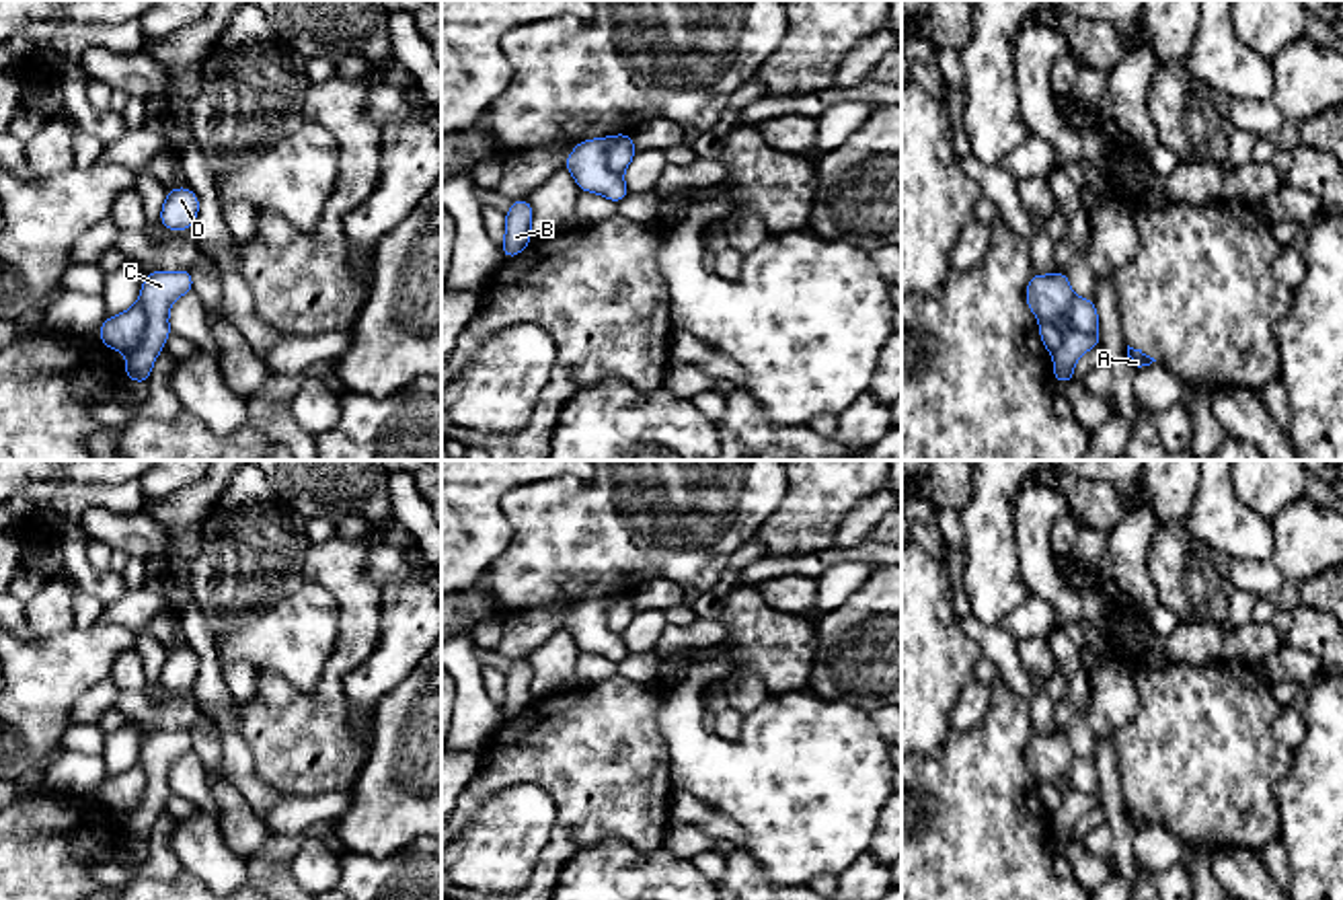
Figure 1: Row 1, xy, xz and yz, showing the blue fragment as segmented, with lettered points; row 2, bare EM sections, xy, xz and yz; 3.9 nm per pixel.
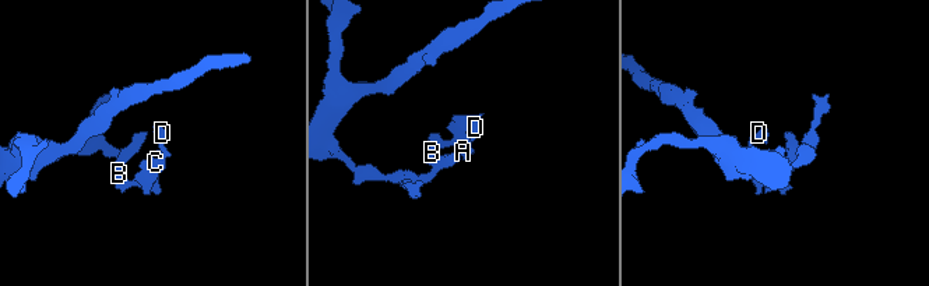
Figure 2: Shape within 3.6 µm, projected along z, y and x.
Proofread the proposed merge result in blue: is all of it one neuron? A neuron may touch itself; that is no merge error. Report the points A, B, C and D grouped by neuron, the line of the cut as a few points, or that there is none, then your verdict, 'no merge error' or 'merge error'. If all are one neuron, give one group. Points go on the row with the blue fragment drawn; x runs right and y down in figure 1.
A / B C D; cut in yz along (1075, 296), (1066, 321), (1077, 329), (1097, 335); merge error

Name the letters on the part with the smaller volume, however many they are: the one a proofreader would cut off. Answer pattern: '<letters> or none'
A

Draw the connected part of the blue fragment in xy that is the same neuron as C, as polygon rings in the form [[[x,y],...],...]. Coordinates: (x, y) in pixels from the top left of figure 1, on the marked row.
[[[191,269],[150,271],[142,282],[138,302],[146,310],[146,331],[133,351],[125,360],[125,378],[150,382],[150,370],[170,337],[168,312],[170,304],[193,292]]]

